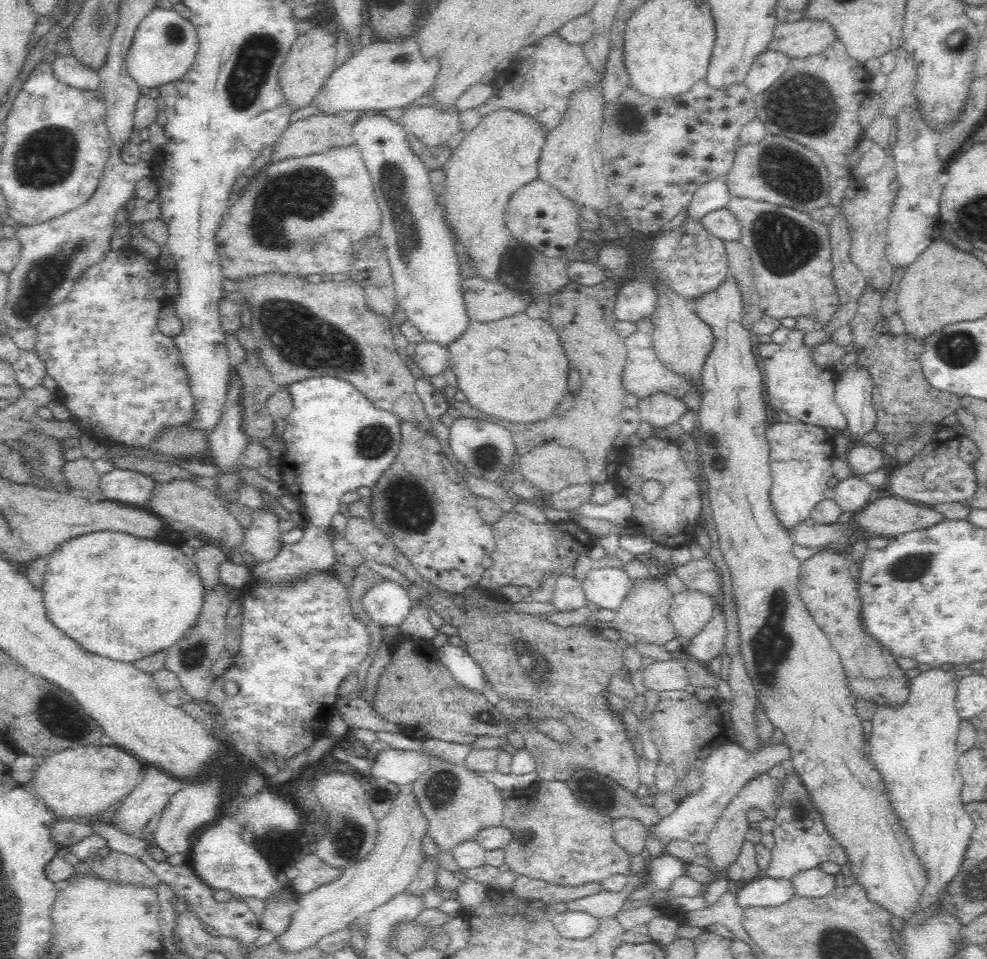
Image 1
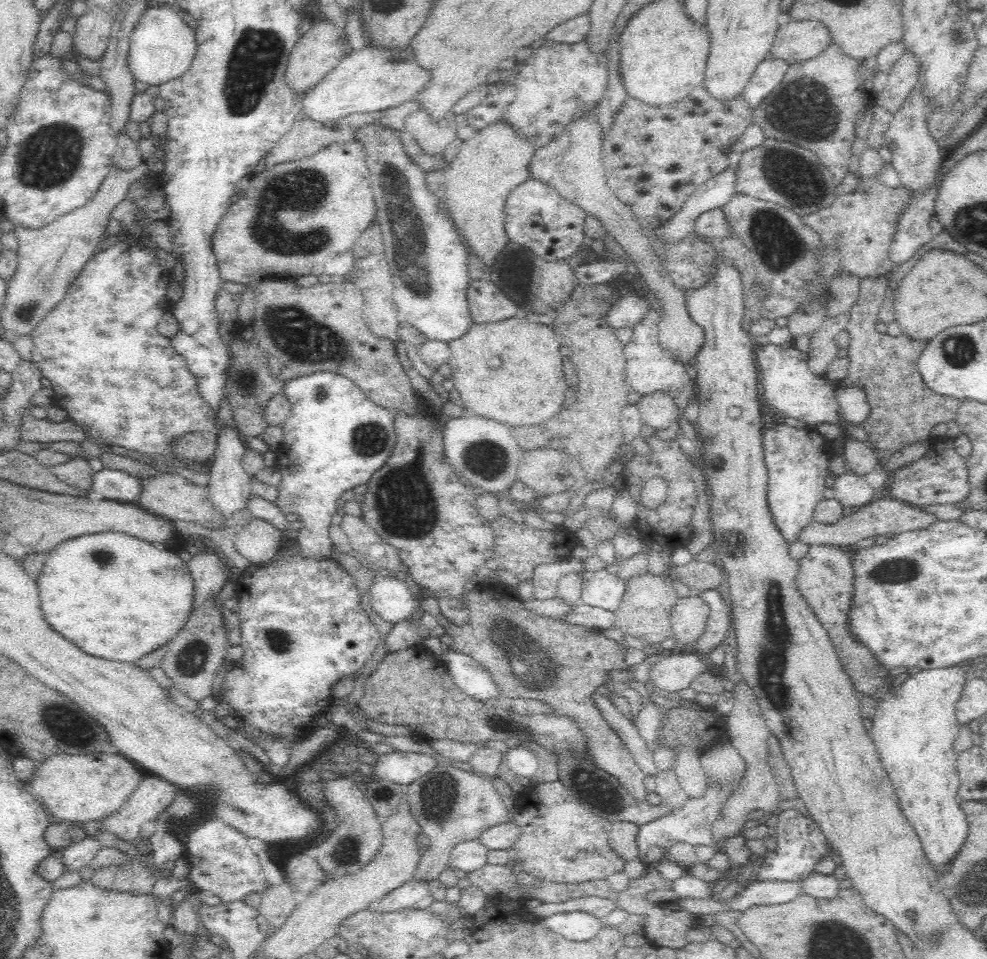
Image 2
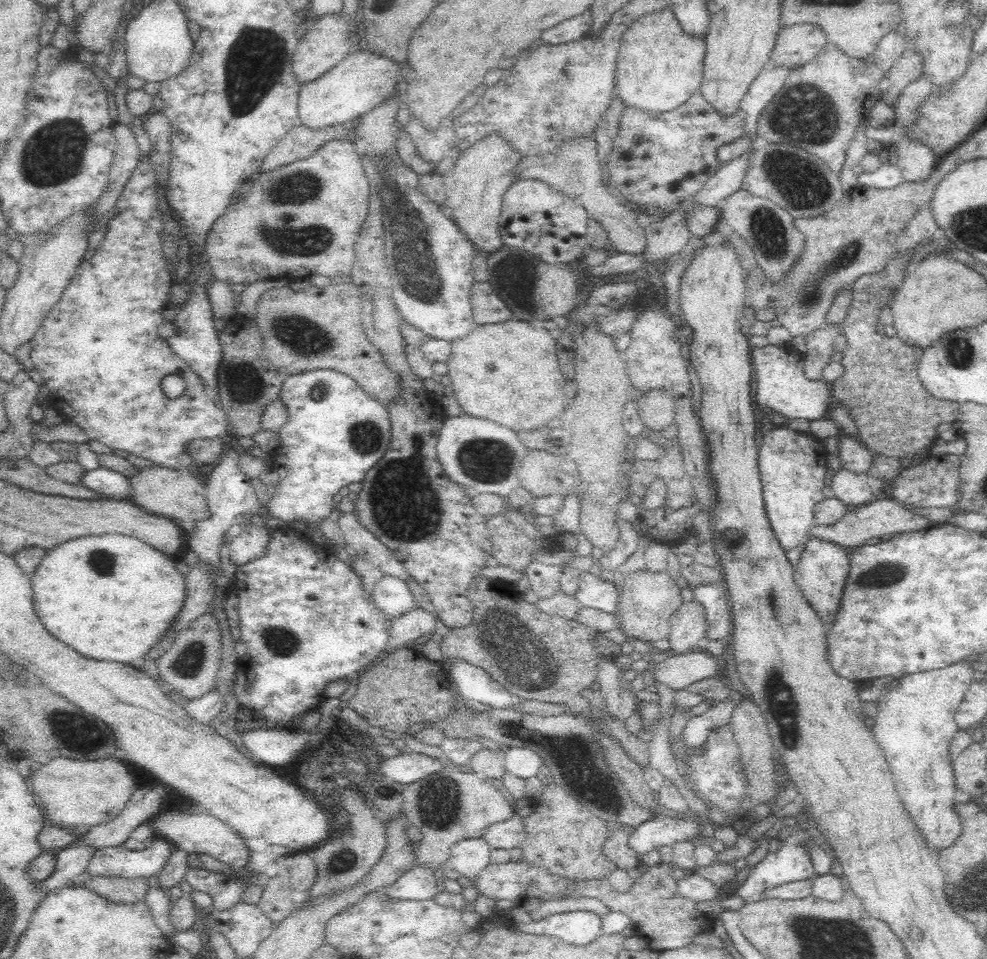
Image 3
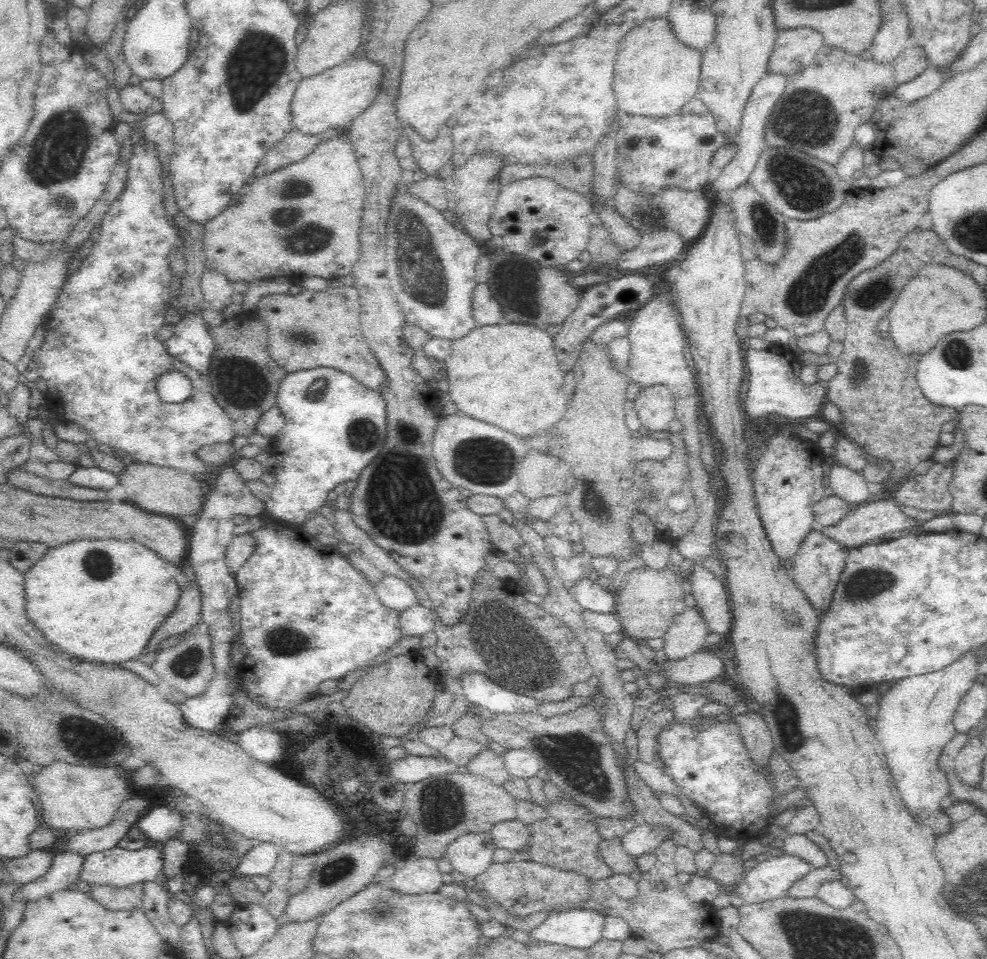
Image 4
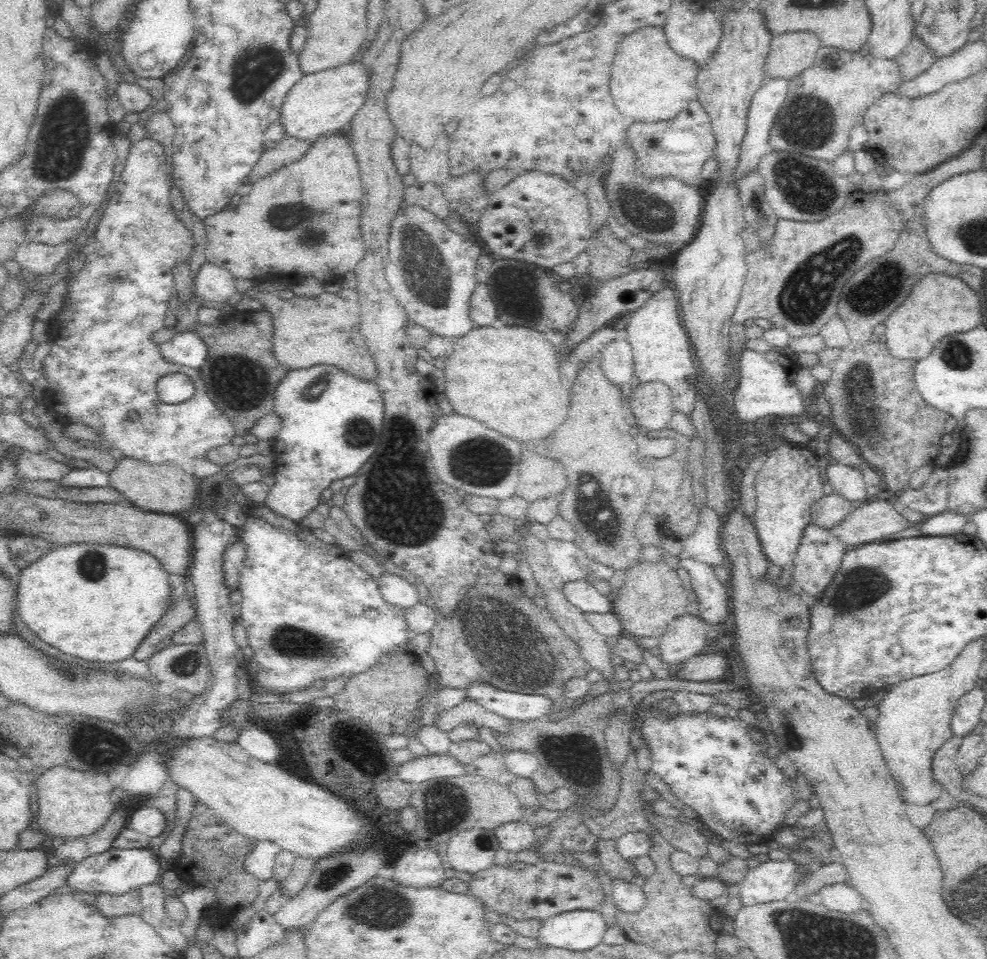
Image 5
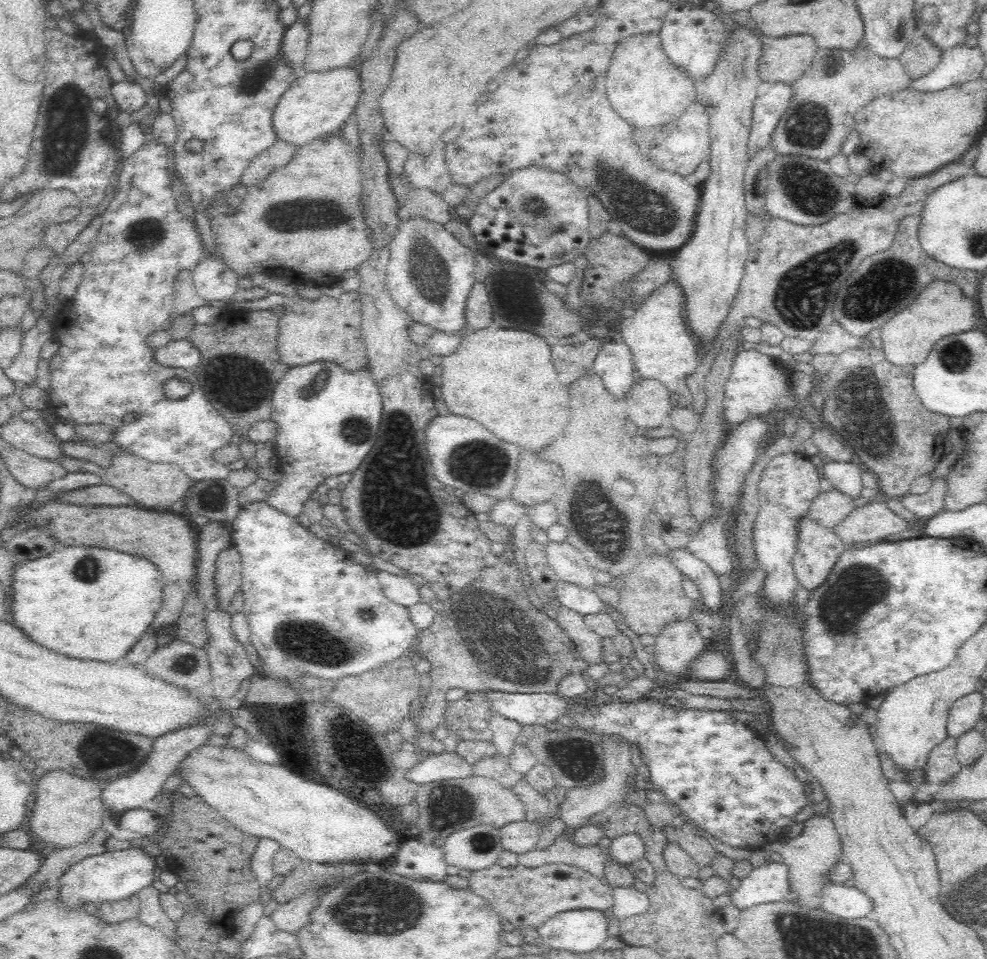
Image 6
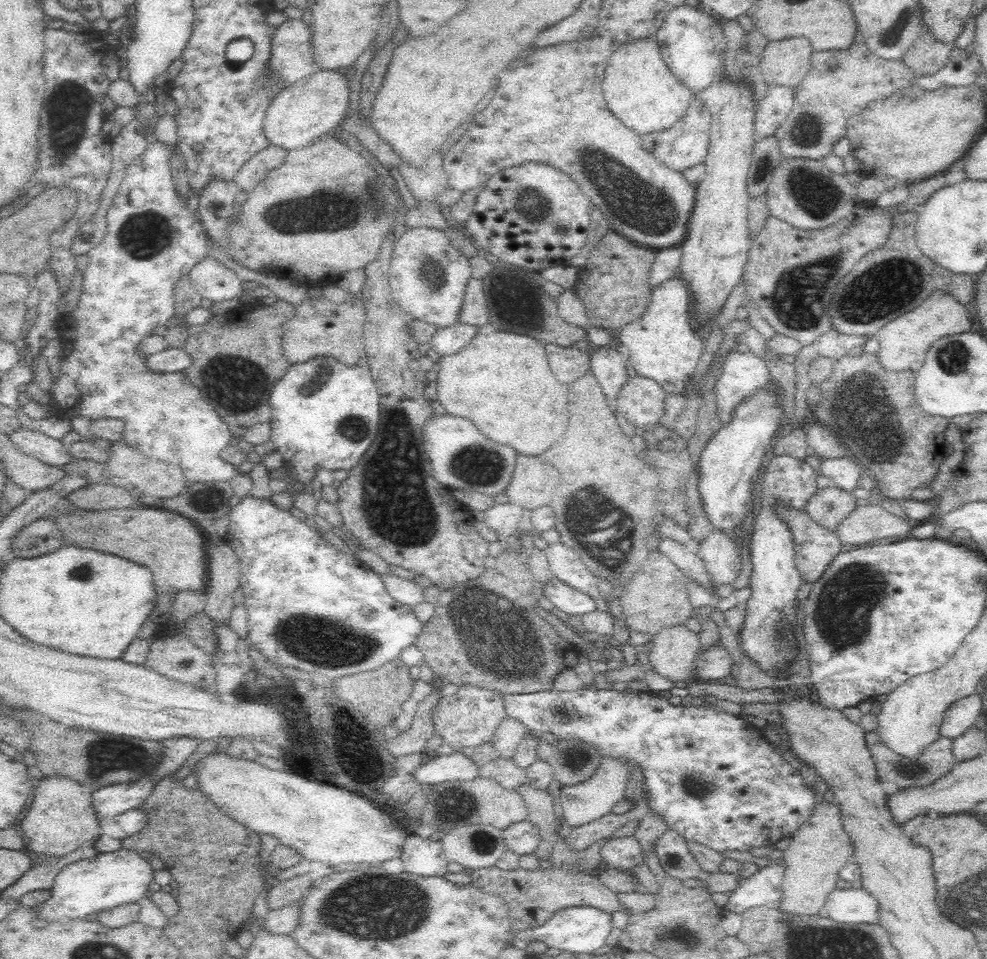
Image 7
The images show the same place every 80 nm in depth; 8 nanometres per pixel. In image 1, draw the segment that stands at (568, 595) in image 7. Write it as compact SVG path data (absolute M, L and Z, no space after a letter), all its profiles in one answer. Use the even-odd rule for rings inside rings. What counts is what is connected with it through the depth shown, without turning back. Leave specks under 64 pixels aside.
M608 562L590 570L582 585L586 603L616 611L632 589L633 580L622 568Z

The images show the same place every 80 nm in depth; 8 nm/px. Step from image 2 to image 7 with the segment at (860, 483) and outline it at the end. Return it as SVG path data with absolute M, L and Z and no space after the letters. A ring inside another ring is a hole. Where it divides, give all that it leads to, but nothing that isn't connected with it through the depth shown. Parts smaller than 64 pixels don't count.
M850 455L820 459L821 474L828 476L831 484L846 492L858 487L862 467Z

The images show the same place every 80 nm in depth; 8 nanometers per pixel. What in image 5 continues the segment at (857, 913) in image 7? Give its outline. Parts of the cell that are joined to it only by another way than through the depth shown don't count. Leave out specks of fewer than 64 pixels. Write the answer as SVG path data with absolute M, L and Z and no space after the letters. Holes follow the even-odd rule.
M848 883L829 884L822 887L818 894L826 908L842 914L870 910L870 905L862 895Z

